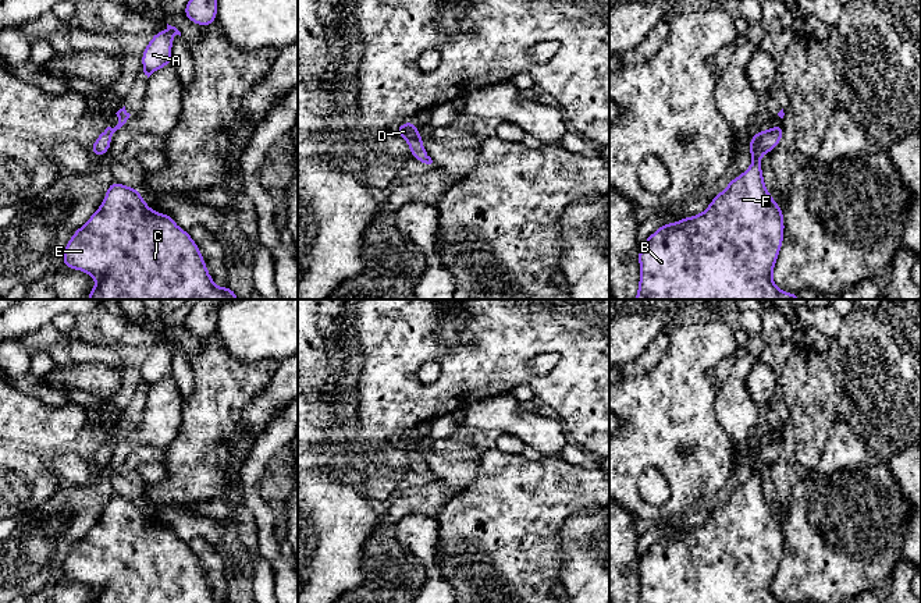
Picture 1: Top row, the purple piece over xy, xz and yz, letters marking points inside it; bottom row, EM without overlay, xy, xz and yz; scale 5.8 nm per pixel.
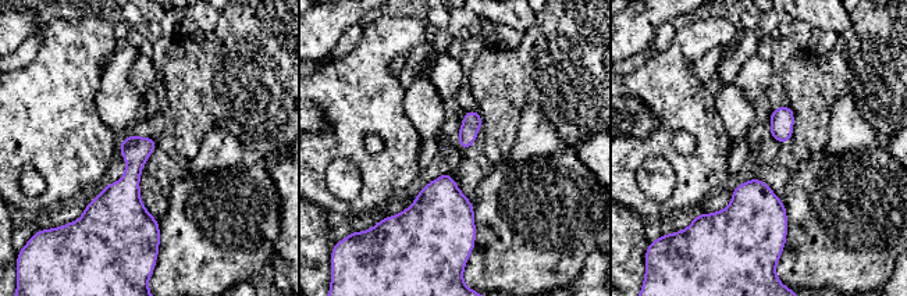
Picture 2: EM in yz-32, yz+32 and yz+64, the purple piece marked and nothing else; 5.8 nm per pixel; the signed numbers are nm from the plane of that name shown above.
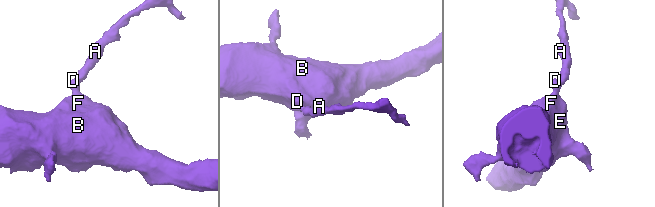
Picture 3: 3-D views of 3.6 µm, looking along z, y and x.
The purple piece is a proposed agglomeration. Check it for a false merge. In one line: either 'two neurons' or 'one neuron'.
one neuron

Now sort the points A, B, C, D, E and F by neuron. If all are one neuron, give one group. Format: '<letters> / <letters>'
A B C D E F

